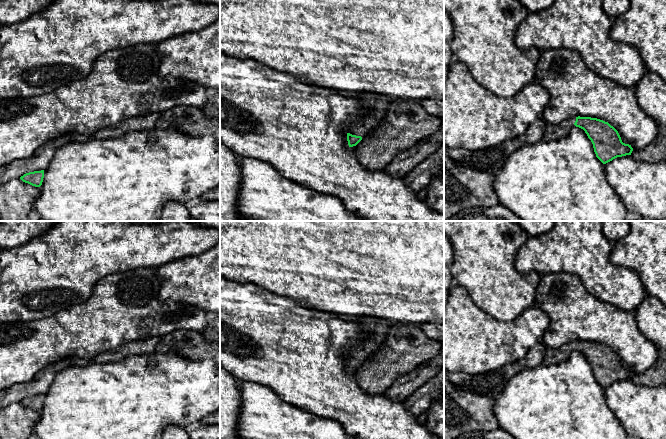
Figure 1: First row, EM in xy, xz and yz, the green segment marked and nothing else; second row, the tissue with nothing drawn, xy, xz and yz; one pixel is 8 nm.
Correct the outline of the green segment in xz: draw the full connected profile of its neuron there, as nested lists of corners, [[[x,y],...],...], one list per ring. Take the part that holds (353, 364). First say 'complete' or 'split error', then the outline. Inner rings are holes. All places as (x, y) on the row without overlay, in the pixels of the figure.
split error; [[[366,318],[358,324],[371,334],[354,348],[347,352],[347,365],[349,371],[356,370],[370,353],[374,352],[384,341],[385,332],[392,326],[388,321],[375,318]]]

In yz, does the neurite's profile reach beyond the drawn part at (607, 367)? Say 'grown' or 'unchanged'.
grown

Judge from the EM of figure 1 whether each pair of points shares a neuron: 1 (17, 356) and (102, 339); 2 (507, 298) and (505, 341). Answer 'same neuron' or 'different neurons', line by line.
1: same neuron
2: different neurons

